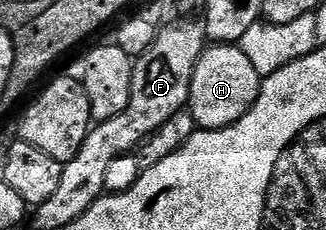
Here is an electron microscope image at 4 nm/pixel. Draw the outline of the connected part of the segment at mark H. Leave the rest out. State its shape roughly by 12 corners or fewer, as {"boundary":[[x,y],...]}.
{"boundary":[[207,47],[188,111],[199,129],[238,123],[259,74],[241,47]]}

